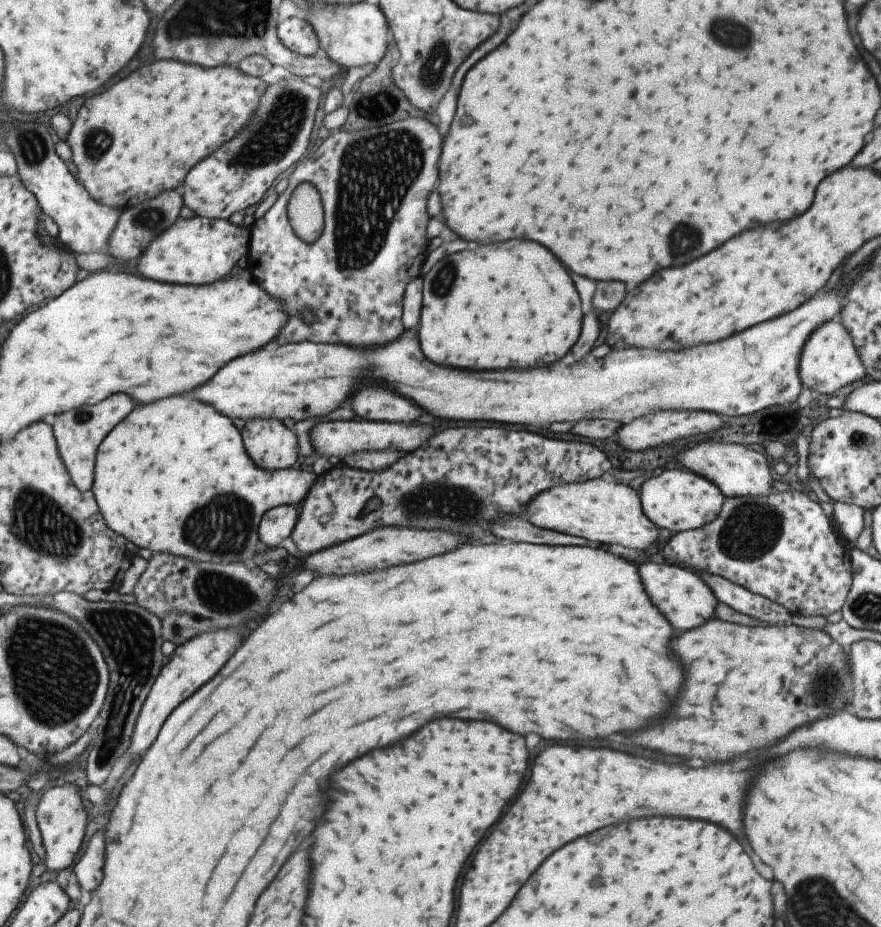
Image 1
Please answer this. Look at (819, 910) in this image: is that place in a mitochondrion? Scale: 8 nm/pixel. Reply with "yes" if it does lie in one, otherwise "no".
yes

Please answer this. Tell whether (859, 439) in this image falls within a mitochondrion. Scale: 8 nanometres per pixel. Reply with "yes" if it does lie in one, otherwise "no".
yes

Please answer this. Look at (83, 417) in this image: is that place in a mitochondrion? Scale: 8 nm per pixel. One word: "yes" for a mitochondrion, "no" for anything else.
yes

